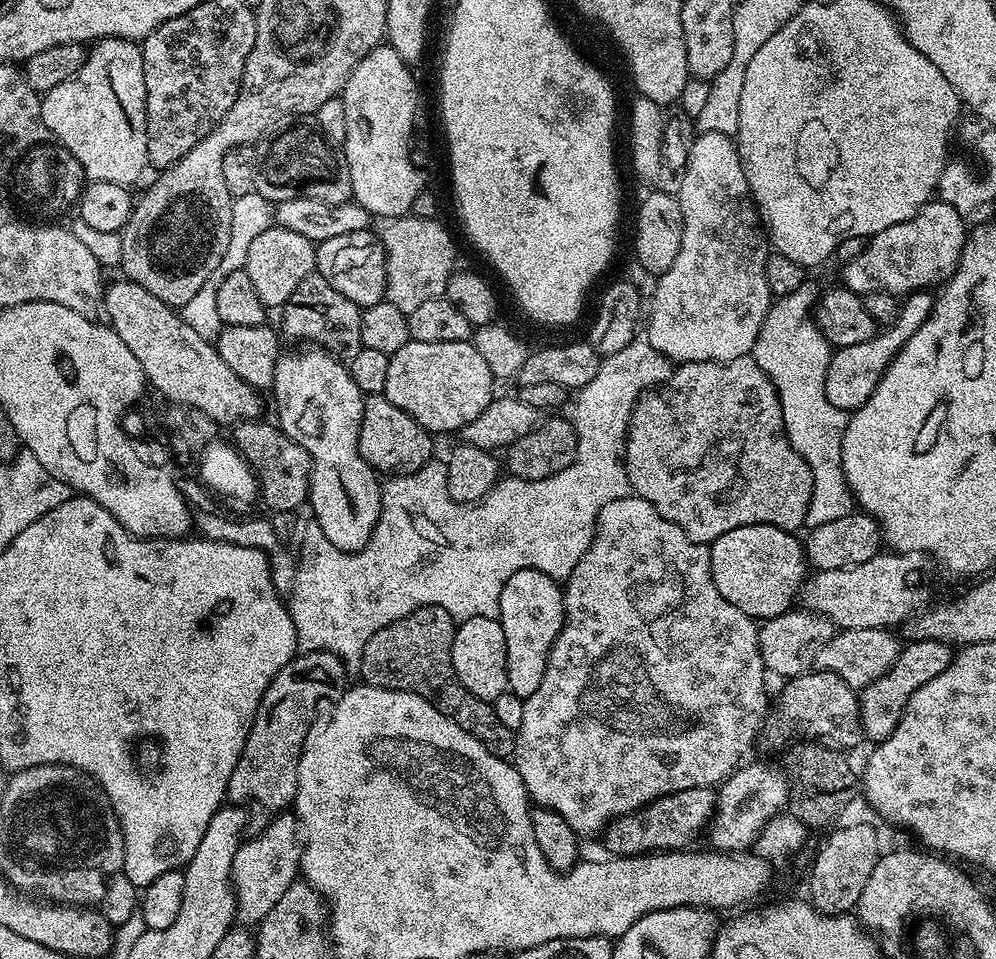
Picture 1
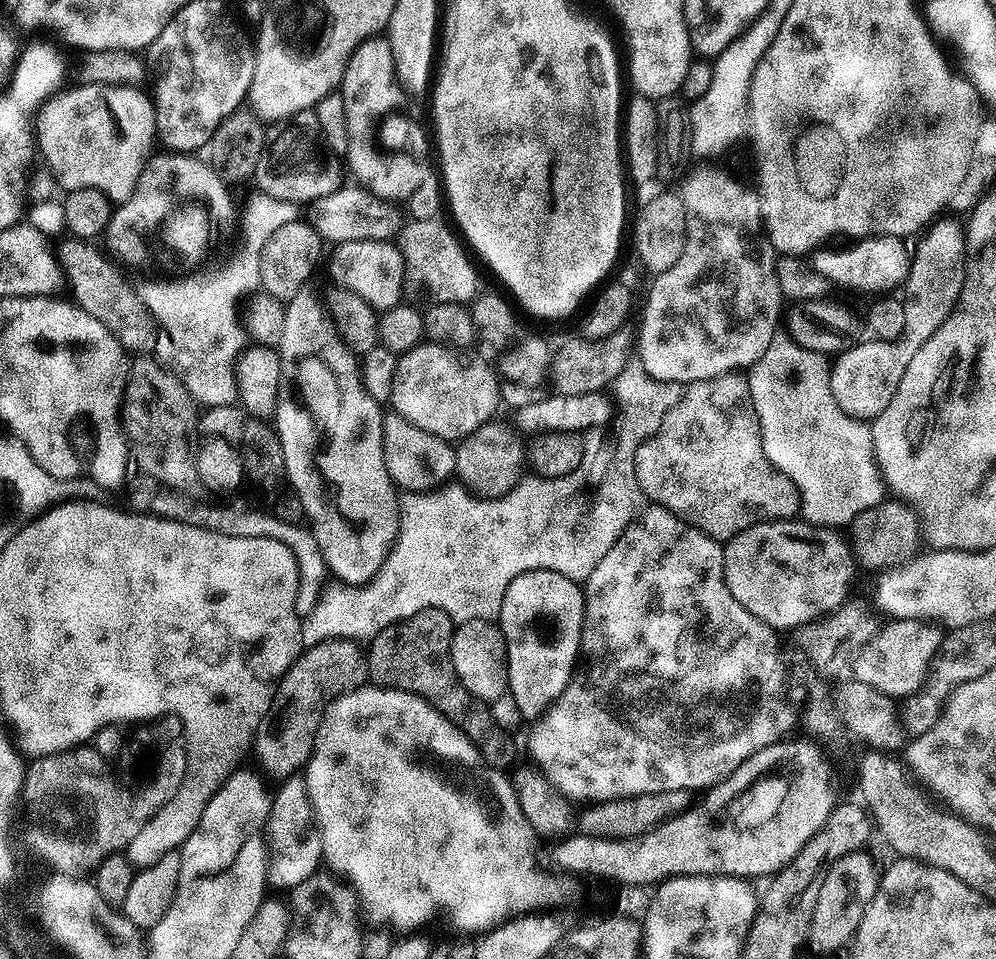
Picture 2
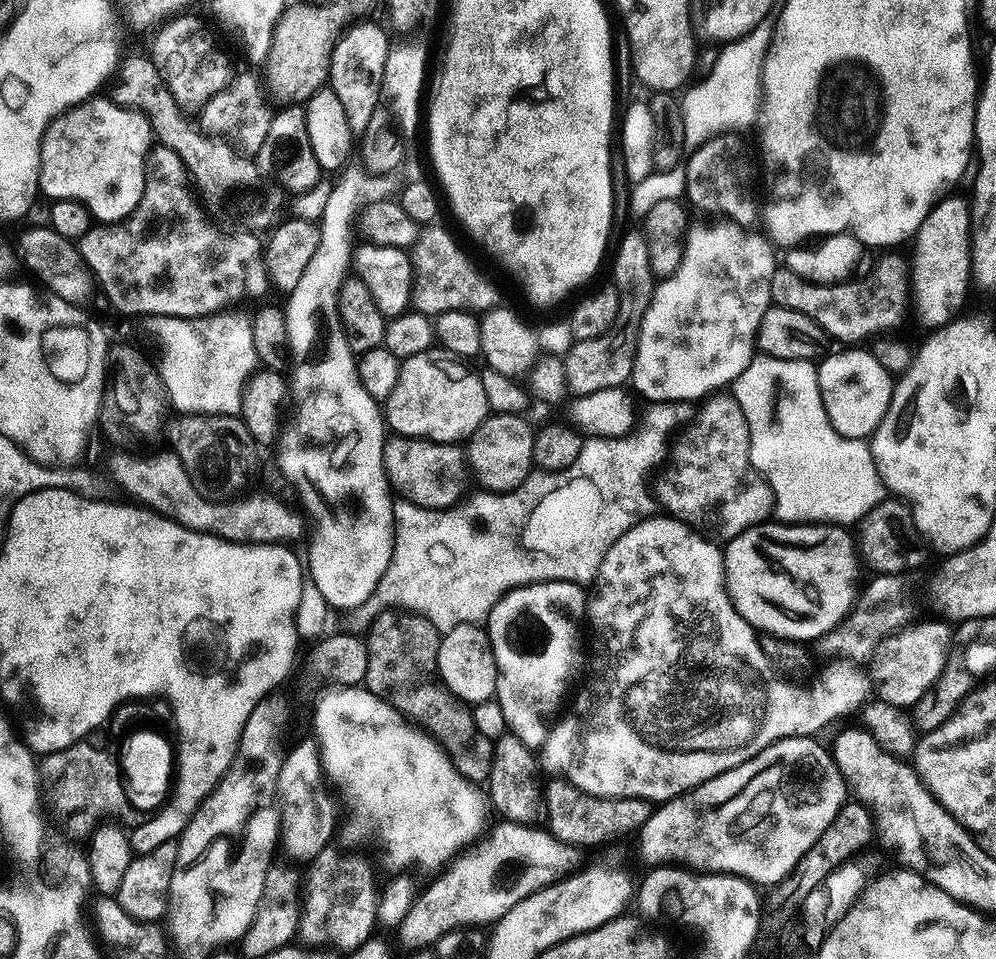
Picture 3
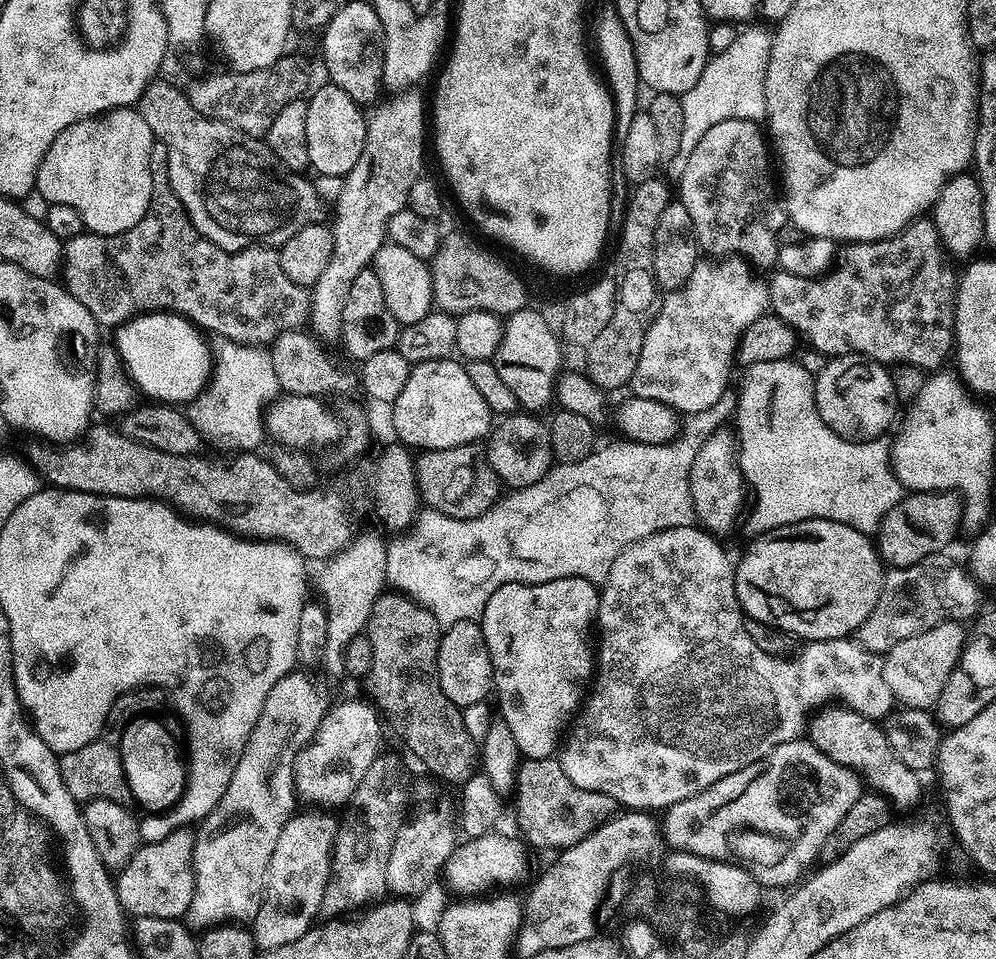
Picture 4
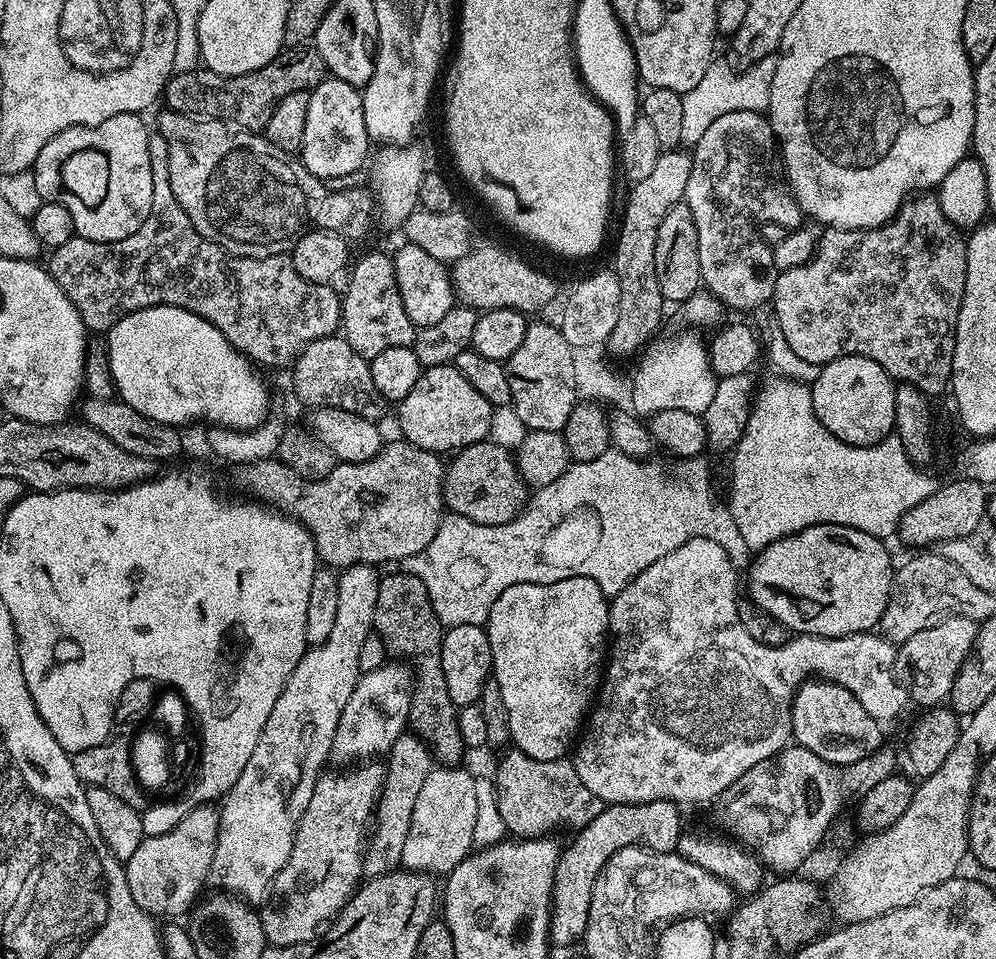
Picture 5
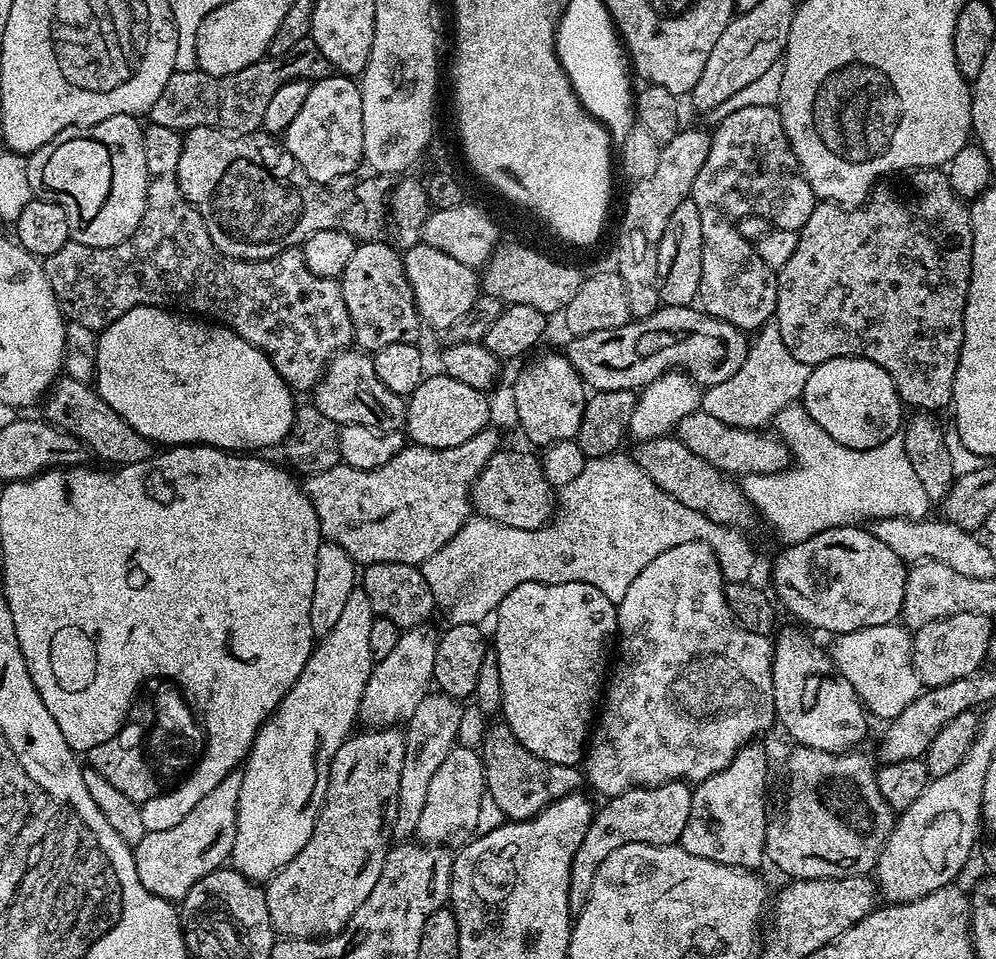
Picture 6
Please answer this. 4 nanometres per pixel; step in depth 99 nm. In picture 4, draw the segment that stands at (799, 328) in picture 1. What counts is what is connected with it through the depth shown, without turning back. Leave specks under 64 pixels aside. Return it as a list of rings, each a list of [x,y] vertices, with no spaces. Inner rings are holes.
[[[792,358],[749,364],[743,371],[744,377],[736,392],[734,435],[747,487],[756,491],[756,505],[752,513],[750,508],[742,524],[745,537],[755,538],[803,520],[833,520],[865,534],[875,533],[884,515],[906,494],[904,485],[892,473],[889,441],[881,438],[857,442],[834,434],[818,414],[813,373],[795,364]]]

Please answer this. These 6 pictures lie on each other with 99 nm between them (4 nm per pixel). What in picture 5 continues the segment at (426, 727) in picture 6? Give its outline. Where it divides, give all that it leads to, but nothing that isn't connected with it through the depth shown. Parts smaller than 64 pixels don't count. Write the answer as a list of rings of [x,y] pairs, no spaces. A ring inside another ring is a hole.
[[[415,734],[399,736],[394,746],[387,752],[384,788],[380,791],[378,801],[380,809],[375,813],[374,831],[367,841],[364,854],[364,872],[369,877],[381,876],[382,873],[401,863],[406,834],[409,833],[413,817],[414,802],[417,801],[422,784],[432,769],[434,769],[432,749]]]

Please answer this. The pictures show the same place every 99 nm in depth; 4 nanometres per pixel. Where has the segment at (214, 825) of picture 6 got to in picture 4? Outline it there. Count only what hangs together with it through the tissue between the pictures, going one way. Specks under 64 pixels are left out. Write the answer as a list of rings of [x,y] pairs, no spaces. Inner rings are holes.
[[[186,827],[175,828],[162,838],[162,842],[141,843],[114,880],[118,902],[129,917],[180,920],[187,913],[193,890],[192,850],[195,841],[193,829]]]

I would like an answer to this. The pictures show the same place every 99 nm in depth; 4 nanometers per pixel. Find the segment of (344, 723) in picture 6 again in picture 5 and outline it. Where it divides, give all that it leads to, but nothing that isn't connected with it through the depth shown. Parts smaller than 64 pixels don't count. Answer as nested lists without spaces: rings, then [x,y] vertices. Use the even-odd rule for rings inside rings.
[[[352,564],[339,573],[339,578],[338,611],[327,625],[330,636],[321,644],[311,645],[298,666],[294,666],[294,674],[290,674],[282,694],[278,694],[278,702],[274,702],[274,710],[270,710],[270,718],[266,718],[266,726],[262,726],[262,734],[258,738],[258,746],[254,746],[254,754],[250,754],[250,762],[246,762],[242,774],[238,774],[238,782],[234,782],[218,808],[220,825],[212,872],[220,879],[225,893],[239,896],[253,906],[267,897],[273,878],[288,861],[296,828],[300,825],[302,814],[306,814],[306,806],[310,806],[310,798],[316,789],[319,768],[329,761],[332,753],[338,718],[342,710],[346,710],[346,702],[350,702],[350,694],[354,694],[354,686],[361,678],[358,657],[362,642],[366,642],[366,638],[374,632],[374,602],[378,602],[380,585],[377,569],[371,564]]]

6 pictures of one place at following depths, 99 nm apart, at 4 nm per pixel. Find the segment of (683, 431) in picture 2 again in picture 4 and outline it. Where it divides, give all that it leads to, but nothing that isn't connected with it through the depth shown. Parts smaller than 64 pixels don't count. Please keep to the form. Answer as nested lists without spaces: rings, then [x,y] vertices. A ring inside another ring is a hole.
[[[724,426],[717,428],[711,438],[698,450],[688,479],[695,519],[698,521],[699,527],[717,538],[724,538],[724,535],[736,523],[737,527],[741,523],[742,513],[745,511],[746,481],[740,469],[738,441],[735,435],[729,429],[727,432],[726,429],[727,427]]]

